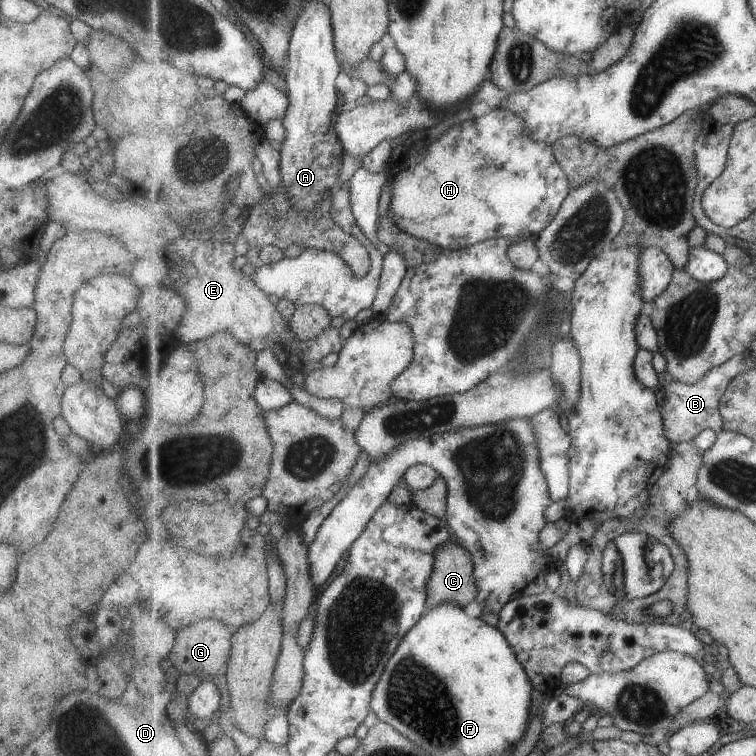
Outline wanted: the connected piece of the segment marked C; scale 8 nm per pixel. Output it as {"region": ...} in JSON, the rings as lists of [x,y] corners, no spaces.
{"region":[[[455,537],[436,550],[436,562],[428,582],[428,606],[441,606],[445,602],[465,608],[478,594],[473,554],[461,546]]]}

